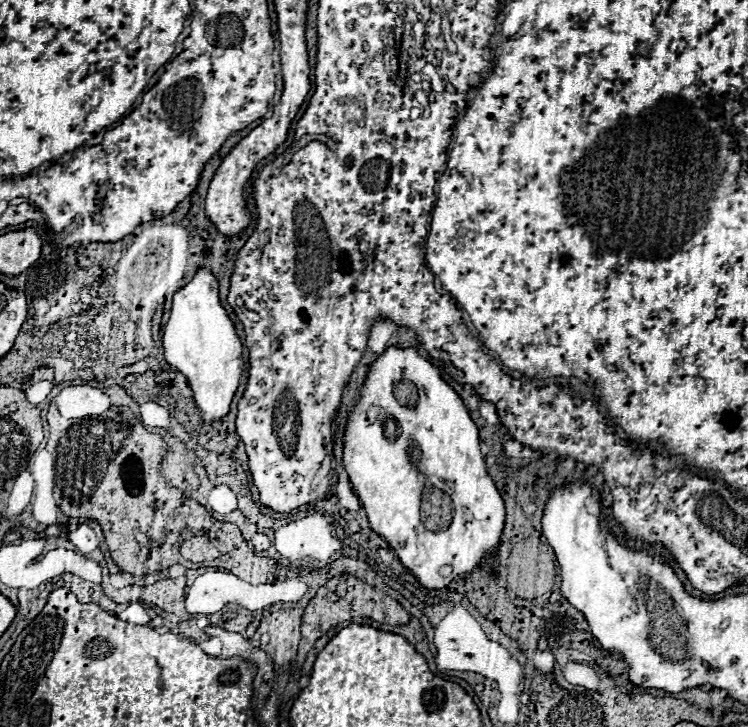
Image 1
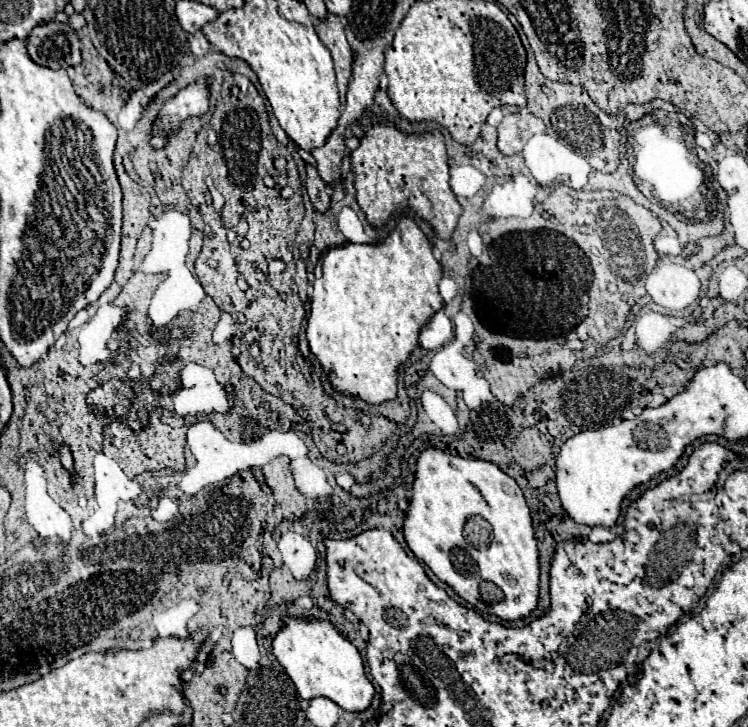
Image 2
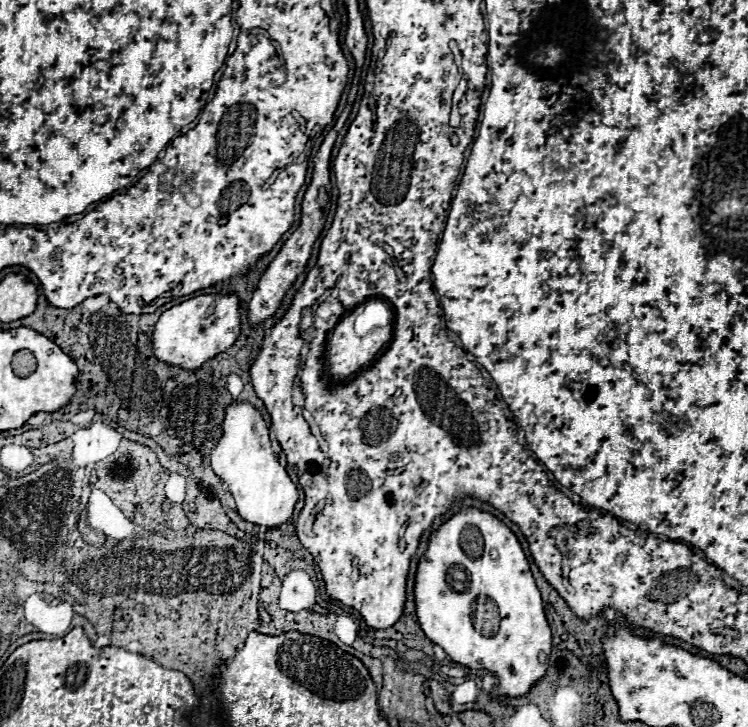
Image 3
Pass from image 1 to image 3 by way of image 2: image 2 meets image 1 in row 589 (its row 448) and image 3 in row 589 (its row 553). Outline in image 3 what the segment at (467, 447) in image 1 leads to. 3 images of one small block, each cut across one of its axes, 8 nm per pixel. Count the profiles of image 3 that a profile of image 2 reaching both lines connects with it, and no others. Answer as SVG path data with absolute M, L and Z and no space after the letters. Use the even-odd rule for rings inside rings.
M462 506L452 510L450 518L430 532L426 554L418 560L416 568L414 604L424 634L442 646L454 662L494 672L500 678L500 694L522 696L546 674L552 634L540 592L514 532L492 514ZM462 540L482 540L482 554L478 558L468 556L462 548ZM480 596L492 598L502 618L498 632L492 636L482 636L472 626L472 604Z

